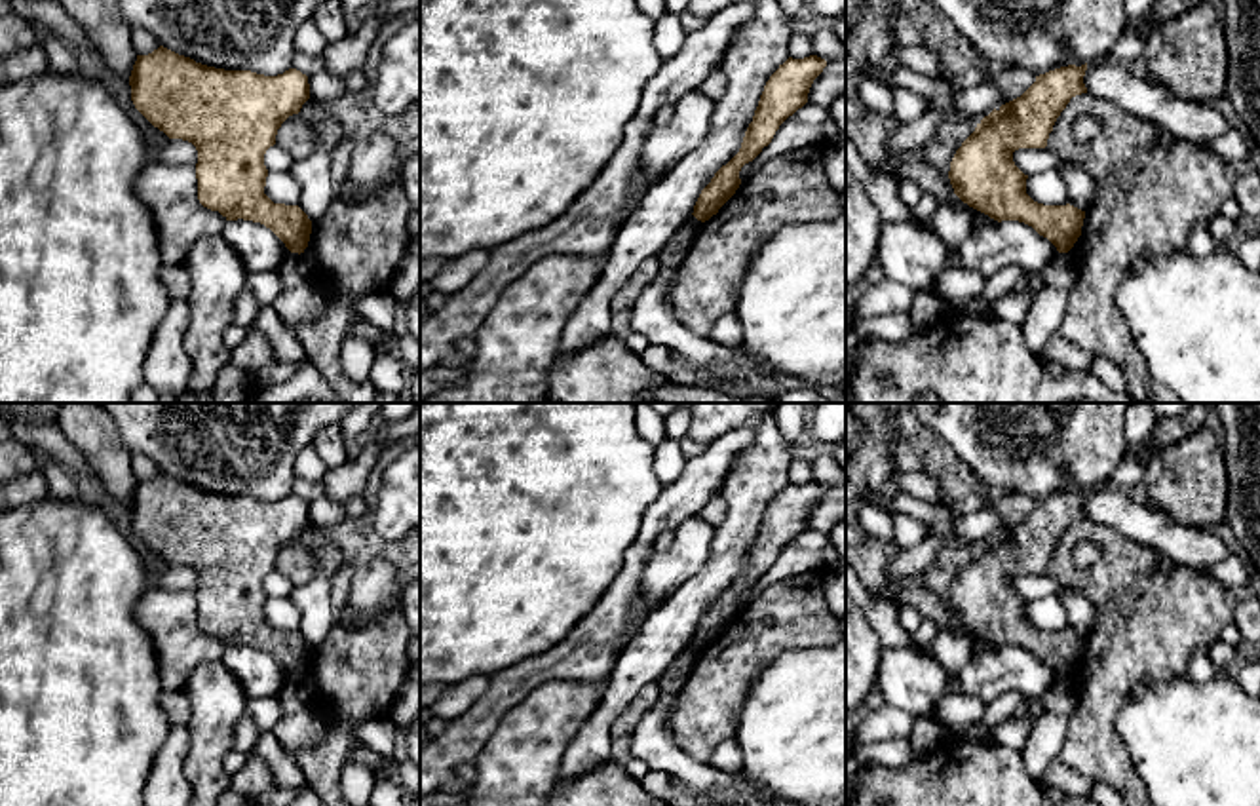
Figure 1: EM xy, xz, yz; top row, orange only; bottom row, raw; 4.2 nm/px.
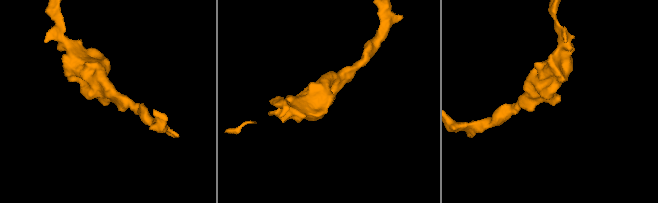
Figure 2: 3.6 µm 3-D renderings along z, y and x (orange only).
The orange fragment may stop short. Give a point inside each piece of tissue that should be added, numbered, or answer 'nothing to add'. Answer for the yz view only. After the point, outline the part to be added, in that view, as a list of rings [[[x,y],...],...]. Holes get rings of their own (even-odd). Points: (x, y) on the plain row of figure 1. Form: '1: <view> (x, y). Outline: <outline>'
nothing to add

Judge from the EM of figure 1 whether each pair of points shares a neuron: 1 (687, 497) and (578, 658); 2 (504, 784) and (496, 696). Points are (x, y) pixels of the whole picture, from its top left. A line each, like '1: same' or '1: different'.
1: same
2: different

